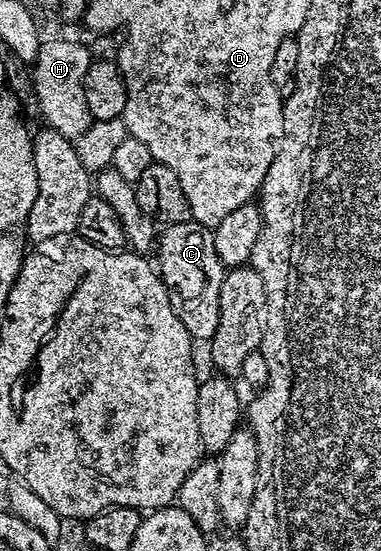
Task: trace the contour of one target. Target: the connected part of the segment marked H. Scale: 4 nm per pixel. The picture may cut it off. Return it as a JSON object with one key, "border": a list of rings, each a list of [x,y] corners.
{"border":[[[45,40],[42,41],[31,70],[36,95],[39,96],[41,118],[50,129],[70,140],[76,140],[93,121],[83,91],[83,80],[90,70],[92,61],[86,43],[81,44],[73,40]]]}

